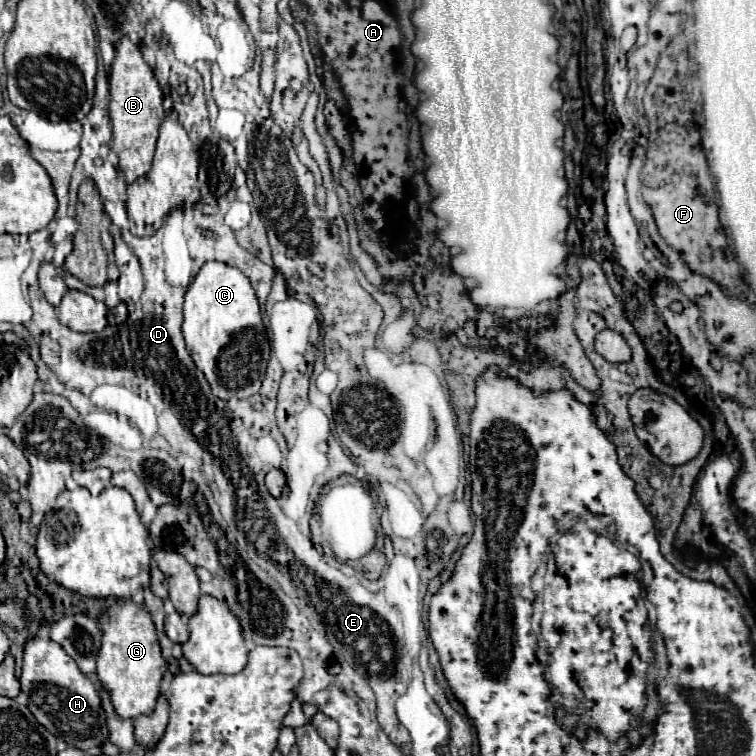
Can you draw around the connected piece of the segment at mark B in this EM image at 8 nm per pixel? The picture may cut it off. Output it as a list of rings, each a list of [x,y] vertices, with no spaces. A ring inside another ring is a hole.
[[[127,36],[115,46],[115,60],[109,72],[109,116],[113,120],[113,150],[117,154],[117,166],[125,172],[127,184],[149,172],[157,128],[165,116],[163,110],[163,92],[159,82],[151,70],[151,66],[143,60],[141,48],[133,44]]]

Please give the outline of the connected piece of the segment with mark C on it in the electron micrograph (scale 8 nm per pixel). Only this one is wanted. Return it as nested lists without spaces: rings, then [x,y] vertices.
[[[223,262],[203,264],[187,288],[183,314],[183,336],[197,368],[203,368],[201,364],[213,364],[217,368],[217,382],[235,398],[257,394],[265,378],[271,346],[249,278],[239,268]]]

